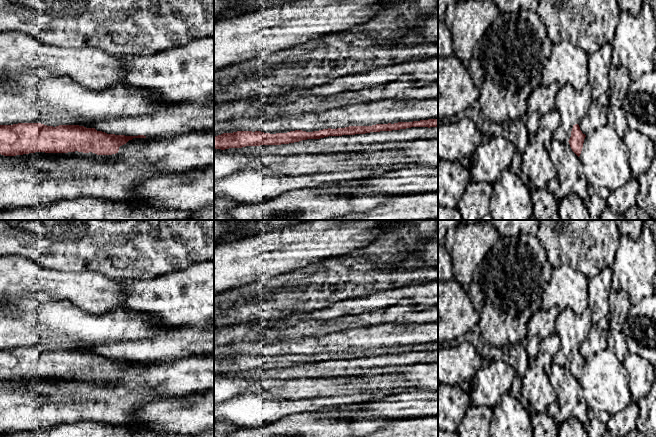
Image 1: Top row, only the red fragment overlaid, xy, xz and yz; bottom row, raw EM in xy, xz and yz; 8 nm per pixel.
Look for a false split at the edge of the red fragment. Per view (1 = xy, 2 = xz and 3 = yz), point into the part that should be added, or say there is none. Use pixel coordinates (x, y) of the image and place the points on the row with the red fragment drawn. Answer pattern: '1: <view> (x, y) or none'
1: none
2: none
3: none

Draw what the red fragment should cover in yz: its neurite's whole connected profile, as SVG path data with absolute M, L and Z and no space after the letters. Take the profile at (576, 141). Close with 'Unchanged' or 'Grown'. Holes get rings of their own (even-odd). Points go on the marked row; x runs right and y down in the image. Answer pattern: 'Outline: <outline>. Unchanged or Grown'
Outline: M578 124L573 125L569 144L572 151L579 157L583 148L586 135L582 133Z. Unchanged

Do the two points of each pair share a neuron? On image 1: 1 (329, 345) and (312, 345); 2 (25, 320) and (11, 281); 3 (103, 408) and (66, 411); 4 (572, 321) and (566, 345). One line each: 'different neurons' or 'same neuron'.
1: same neuron
2: different neurons
3: same neuron
4: same neuron

